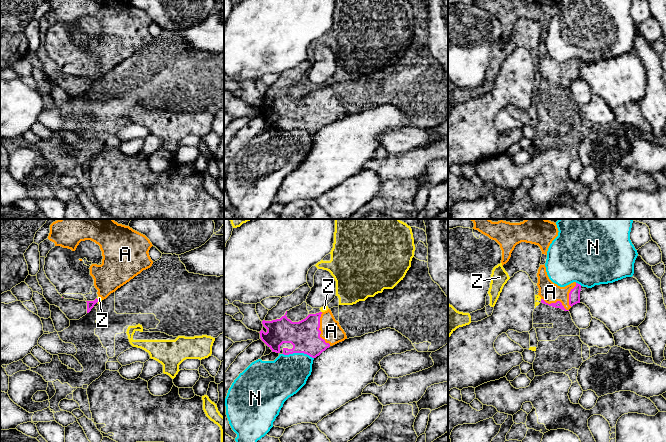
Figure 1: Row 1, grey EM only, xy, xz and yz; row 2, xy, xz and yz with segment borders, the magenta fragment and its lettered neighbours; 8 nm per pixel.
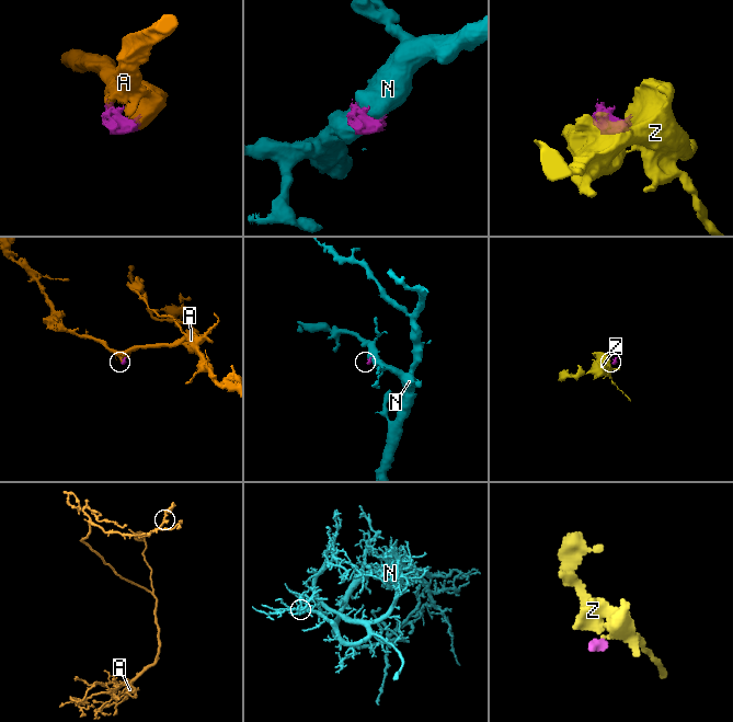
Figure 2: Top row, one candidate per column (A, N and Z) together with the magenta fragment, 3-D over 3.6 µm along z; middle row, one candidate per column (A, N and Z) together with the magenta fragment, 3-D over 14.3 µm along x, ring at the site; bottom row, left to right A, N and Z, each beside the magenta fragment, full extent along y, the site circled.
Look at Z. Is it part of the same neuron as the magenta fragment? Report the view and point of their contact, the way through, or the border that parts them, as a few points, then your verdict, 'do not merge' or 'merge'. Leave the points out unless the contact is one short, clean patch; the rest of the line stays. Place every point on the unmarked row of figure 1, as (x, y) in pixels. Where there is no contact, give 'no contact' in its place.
meets magenta in xy at (97, 76); border along xy (96, 74), (98, 77); do not merge

